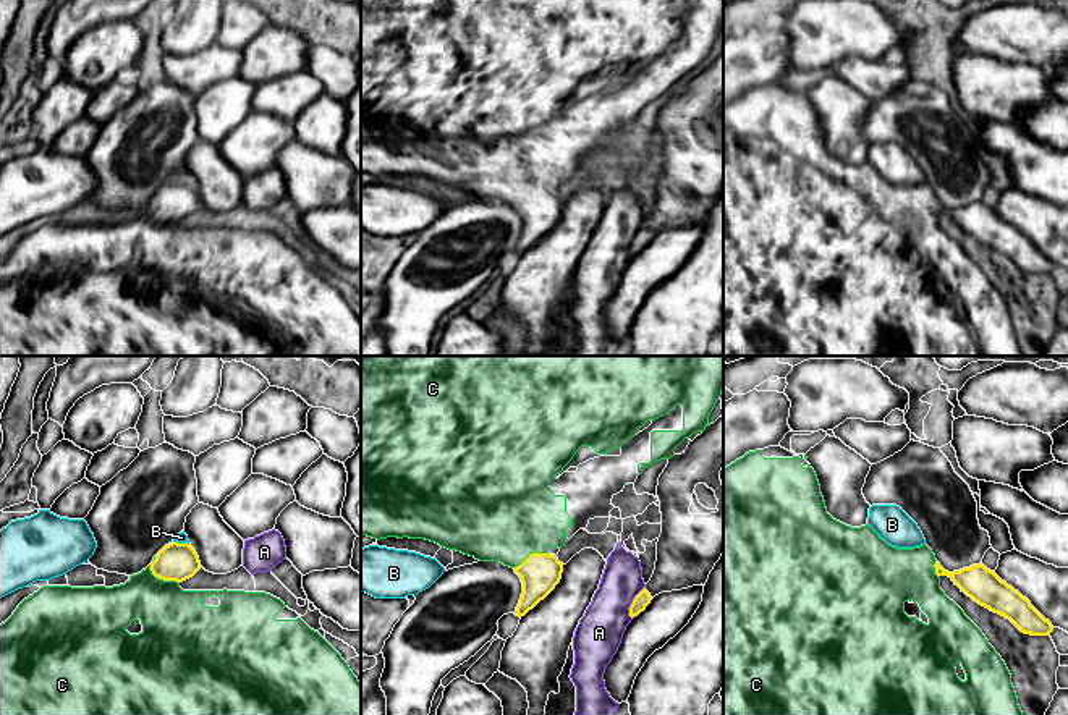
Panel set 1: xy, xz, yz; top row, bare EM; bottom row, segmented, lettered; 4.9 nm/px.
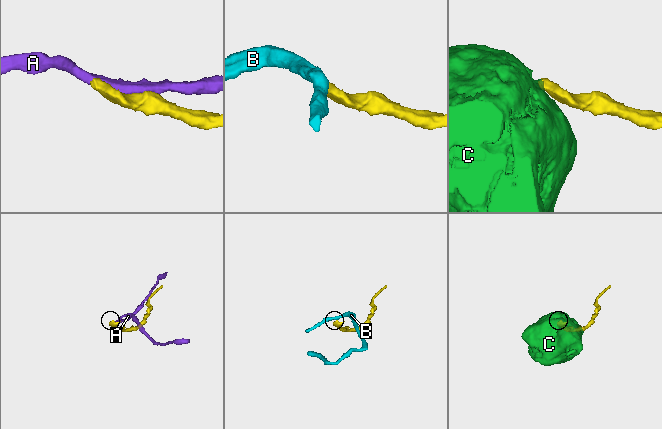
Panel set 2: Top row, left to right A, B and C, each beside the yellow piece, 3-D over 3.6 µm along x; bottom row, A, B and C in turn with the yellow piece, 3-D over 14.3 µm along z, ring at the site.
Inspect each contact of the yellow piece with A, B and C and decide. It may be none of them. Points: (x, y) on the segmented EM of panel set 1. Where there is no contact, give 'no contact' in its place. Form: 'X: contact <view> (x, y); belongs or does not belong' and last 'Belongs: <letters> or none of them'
A: contact xz (633, 602); does not belong
B: contact xy (182, 544); does not belong
C: contact xy (162, 578); belongs
Belongs: C

